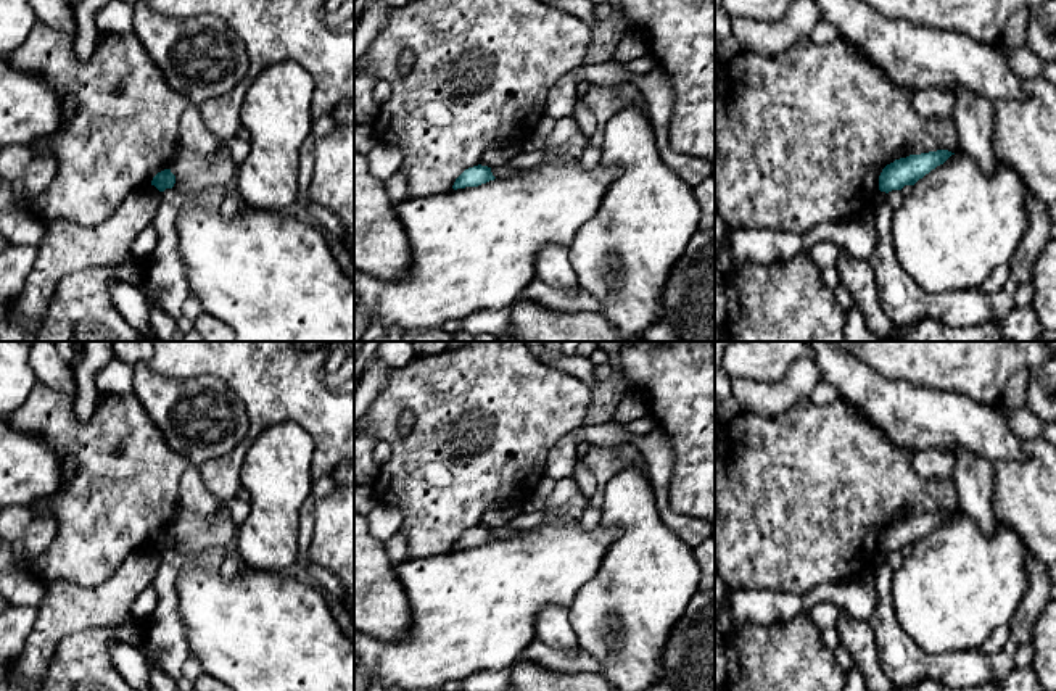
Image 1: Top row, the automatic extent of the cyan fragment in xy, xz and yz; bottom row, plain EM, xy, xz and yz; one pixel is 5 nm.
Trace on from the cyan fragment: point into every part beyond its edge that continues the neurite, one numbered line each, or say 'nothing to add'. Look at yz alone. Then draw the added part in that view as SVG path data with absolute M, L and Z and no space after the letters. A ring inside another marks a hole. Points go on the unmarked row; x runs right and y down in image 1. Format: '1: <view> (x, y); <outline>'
nothing to add

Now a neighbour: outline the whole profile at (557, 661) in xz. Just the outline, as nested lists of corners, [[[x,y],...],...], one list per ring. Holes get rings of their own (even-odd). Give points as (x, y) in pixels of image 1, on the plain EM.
[[[534,639],[520,656],[518,660],[534,662],[547,672],[570,675],[580,672],[600,673],[600,665],[596,659],[580,646],[570,649],[554,649]]]

